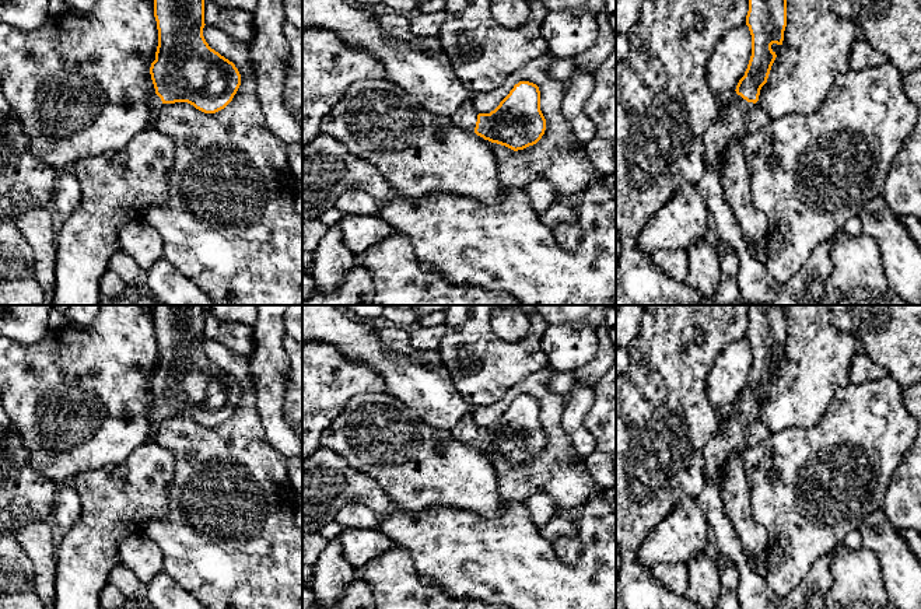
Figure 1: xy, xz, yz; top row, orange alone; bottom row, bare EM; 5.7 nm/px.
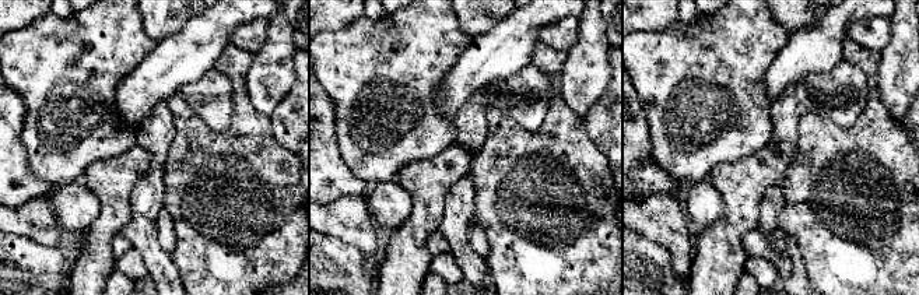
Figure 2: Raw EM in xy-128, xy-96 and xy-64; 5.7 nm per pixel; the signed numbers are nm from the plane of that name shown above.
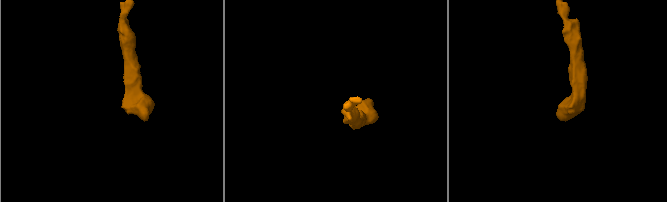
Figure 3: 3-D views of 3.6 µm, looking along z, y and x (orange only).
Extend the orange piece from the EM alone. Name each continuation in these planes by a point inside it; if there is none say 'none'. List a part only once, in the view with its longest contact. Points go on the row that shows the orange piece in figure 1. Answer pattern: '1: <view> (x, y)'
1: xz (465, 118)

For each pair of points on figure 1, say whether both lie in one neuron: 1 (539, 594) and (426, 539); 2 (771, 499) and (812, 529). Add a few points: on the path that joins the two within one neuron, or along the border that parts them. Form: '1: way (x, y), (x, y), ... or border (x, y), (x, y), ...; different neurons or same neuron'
1: way (511, 566), (505, 562), (469, 557), (454, 549); same neuron
2: way (781, 499), (802, 520); same neuron

